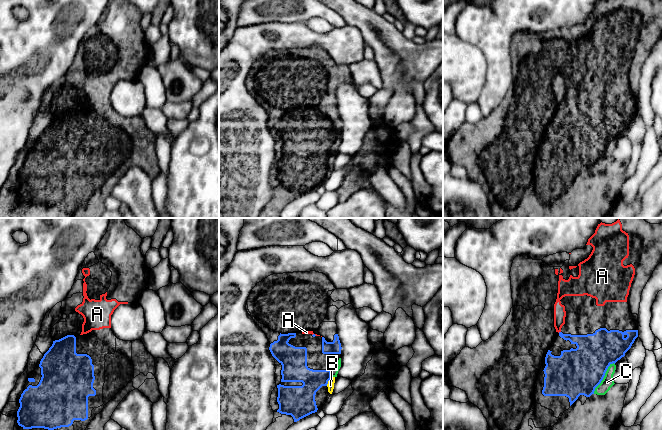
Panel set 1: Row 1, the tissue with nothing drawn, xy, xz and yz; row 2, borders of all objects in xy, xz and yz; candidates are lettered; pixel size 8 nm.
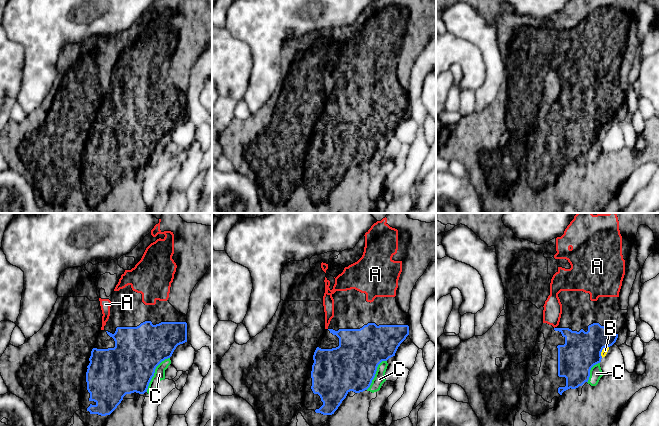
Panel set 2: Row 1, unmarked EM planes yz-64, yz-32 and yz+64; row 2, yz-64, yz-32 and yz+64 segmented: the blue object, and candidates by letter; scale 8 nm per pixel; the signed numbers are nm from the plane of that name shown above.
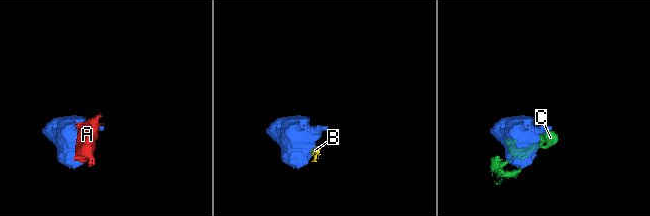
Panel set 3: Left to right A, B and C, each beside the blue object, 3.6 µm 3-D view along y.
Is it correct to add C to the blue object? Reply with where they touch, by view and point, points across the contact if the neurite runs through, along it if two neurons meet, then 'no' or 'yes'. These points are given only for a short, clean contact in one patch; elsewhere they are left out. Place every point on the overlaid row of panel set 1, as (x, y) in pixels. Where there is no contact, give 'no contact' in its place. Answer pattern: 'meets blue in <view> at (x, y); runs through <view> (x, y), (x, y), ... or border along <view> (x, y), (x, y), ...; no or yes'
meets blue in yz at (603, 377); yes

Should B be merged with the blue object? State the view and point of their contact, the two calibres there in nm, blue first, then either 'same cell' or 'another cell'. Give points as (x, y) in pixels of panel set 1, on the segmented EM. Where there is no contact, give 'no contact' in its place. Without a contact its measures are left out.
xz (328, 380) | 190/60 nm | same cell

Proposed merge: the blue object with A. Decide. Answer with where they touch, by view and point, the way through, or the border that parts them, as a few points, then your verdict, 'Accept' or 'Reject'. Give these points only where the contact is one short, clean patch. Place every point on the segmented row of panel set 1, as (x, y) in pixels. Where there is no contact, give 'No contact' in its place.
Touches blue at xz (314, 334). Accept

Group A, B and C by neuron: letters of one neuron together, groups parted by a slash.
A B C

